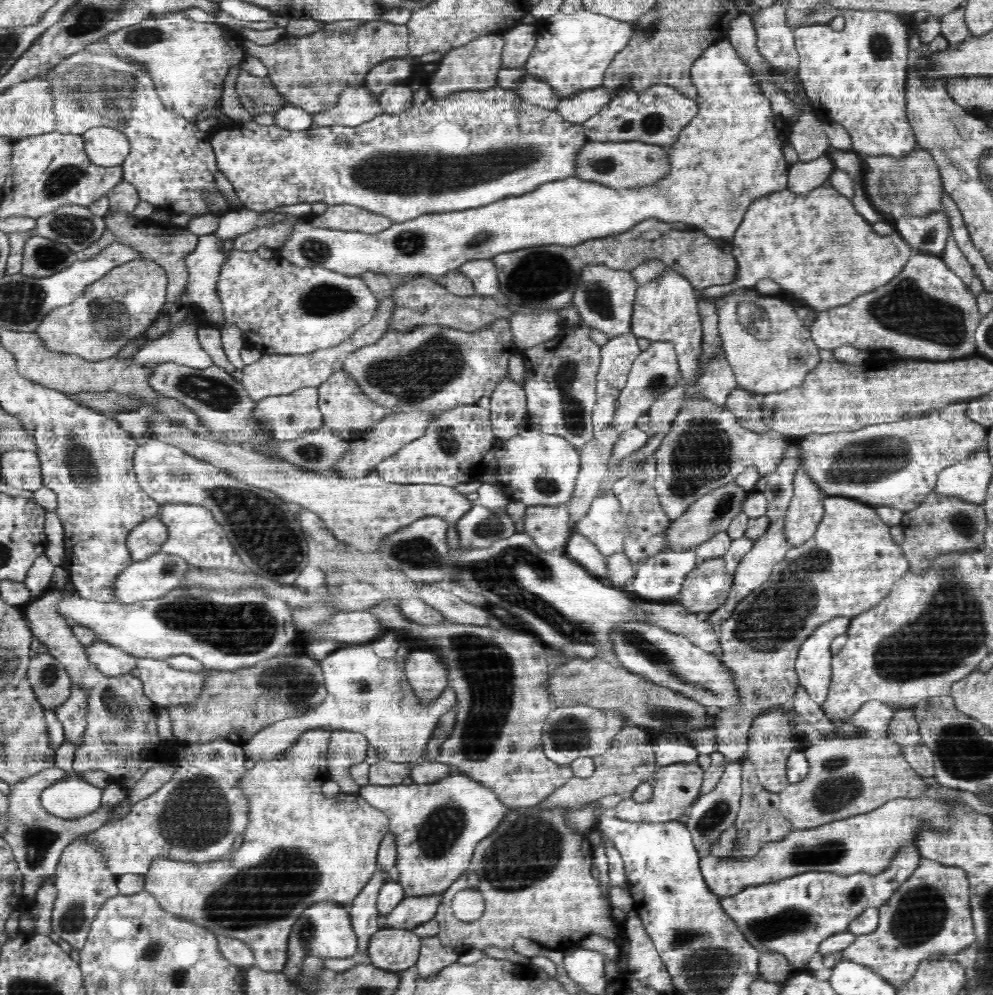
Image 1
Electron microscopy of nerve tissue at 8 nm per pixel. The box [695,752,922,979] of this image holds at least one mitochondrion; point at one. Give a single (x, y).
(838, 789)

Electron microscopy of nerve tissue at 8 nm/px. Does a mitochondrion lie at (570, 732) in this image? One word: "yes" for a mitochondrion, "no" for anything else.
yes

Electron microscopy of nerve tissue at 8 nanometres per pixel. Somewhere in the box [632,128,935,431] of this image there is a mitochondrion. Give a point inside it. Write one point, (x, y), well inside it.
(900, 185)

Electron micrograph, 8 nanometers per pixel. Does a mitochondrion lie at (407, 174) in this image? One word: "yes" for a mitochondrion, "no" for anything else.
yes

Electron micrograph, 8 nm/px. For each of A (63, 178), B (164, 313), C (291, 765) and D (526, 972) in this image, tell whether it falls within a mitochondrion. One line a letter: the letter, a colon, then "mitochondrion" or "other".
A: mitochondrion
B: other
C: other
D: other

